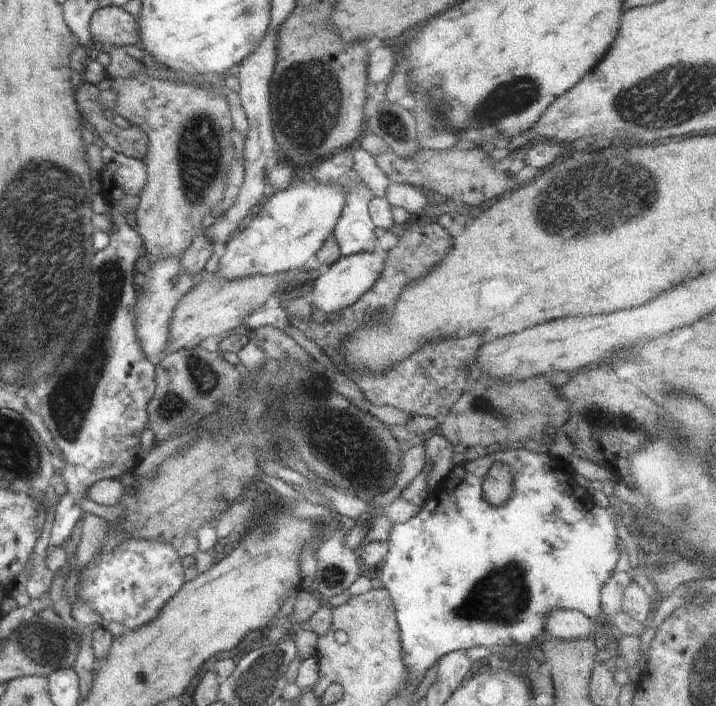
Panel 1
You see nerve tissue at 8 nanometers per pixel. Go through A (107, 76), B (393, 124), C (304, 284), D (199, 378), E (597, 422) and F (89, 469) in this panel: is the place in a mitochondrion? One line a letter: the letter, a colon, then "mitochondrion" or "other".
A: other
B: mitochondrion
C: other
D: mitochondrion
E: mitochondrion
F: other

